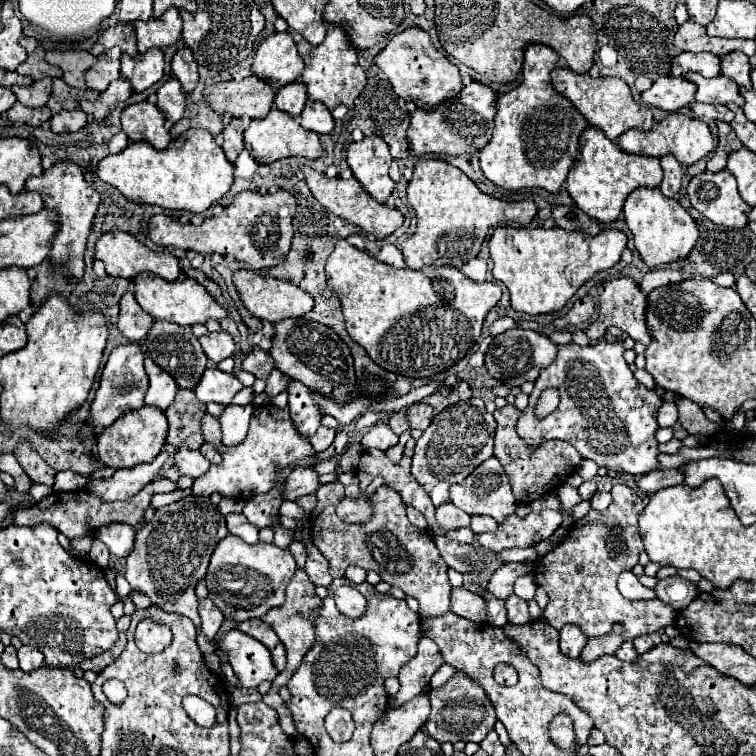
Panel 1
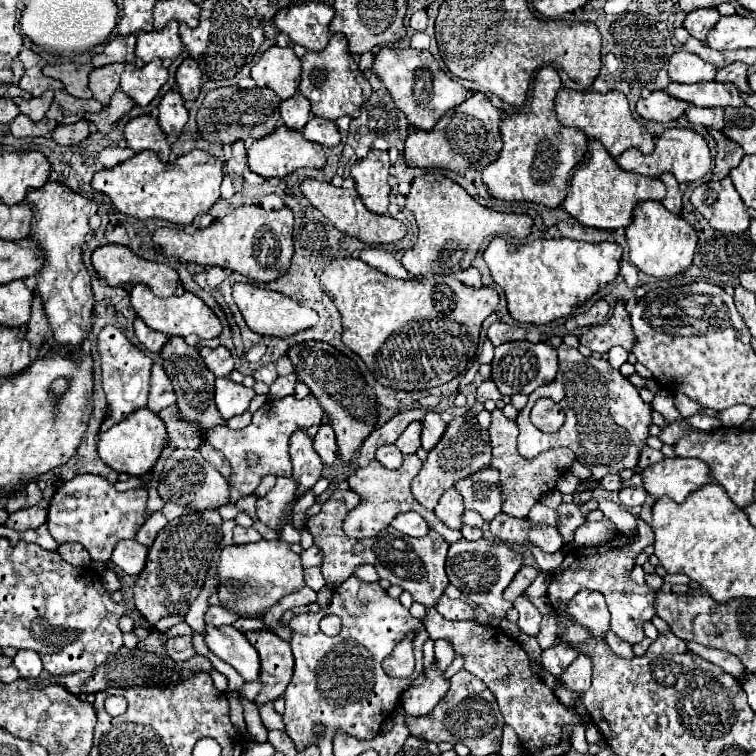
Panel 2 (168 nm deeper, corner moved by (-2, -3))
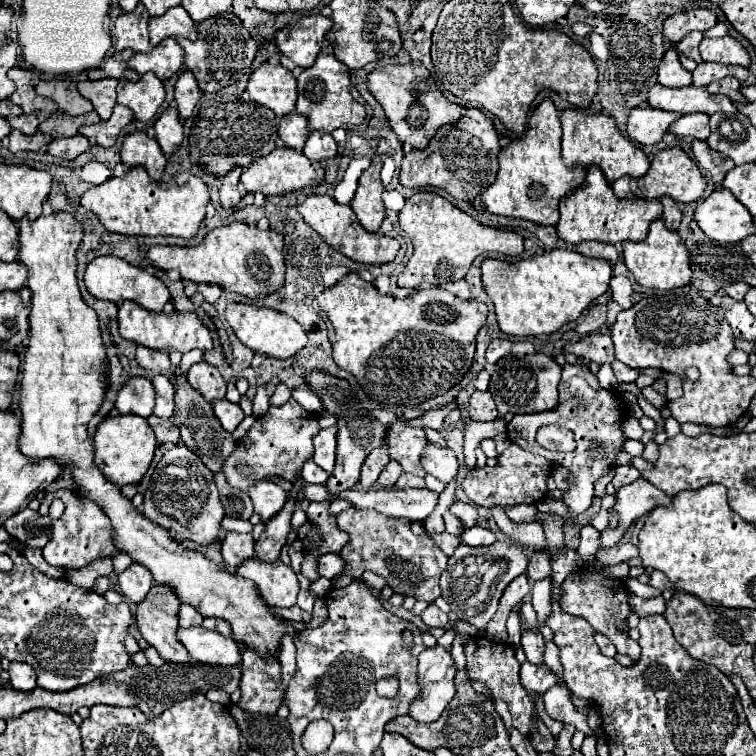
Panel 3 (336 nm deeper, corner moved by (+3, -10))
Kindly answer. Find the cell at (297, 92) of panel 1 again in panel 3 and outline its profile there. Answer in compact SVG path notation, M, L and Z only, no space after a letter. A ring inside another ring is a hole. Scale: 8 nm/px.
M293 111L291 115L285 115L281 119L281 123L279 123L279 137L283 139L283 143L287 147L293 147L293 149L301 151L307 135L309 135L307 119L303 119L303 115L299 115L297 111Z

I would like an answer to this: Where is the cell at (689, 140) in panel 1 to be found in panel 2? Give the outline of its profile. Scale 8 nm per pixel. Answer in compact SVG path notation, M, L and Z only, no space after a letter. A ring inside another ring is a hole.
M668 128L658 140L656 140L656 148L652 154L644 156L640 152L636 152L636 148L624 152L618 160L618 166L626 172L634 172L634 174L642 174L642 176L652 176L652 178L658 178L660 174L664 172L672 172L674 178L680 182L680 184L690 184L690 182L696 182L700 178L704 178L710 168L712 168L712 158L710 158L710 148L706 144L706 140L688 130L688 128Z

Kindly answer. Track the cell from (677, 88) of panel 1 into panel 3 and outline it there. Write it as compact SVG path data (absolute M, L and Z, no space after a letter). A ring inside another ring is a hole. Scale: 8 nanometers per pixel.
M651 105L635 107L631 109L629 121L627 121L627 133L633 141L641 145L655 145L663 139L669 125L677 121L681 115L675 115L671 111L655 109Z

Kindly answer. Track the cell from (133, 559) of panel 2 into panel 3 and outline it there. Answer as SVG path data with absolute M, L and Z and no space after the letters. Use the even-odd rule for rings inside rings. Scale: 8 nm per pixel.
M131 563L123 573L119 573L121 593L133 603L141 603L151 585L153 585L151 571L147 571L147 567L139 563Z

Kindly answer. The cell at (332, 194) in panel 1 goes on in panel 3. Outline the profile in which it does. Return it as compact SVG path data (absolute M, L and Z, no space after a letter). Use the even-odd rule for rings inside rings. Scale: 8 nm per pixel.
M307 195L301 205L297 205L297 211L305 219L309 227L313 227L333 249L341 251L349 259L365 265L381 265L387 261L393 261L399 251L399 241L393 237L387 237L383 233L369 233L361 227L357 221L353 209L349 205L341 205L329 195Z

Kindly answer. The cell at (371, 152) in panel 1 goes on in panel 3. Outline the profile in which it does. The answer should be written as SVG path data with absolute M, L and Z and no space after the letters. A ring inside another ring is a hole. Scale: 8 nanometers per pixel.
M373 159L369 169L363 171L361 179L359 179L359 187L355 191L353 201L349 203L351 209L355 211L359 223L367 229L367 231L379 231L383 219L385 219L385 207L383 207L383 183L379 177L381 171L381 161Z

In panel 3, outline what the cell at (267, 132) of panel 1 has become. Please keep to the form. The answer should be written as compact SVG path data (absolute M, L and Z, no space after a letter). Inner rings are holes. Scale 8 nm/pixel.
M275 147L275 151L271 151L271 155L255 159L255 163L251 163L243 171L241 183L249 193L259 191L263 195L279 195L279 193L287 193L287 191L295 191L295 189L303 189L303 187L315 187L323 181L323 175L325 175L325 171L319 161L311 161L301 151L295 151L291 147Z

